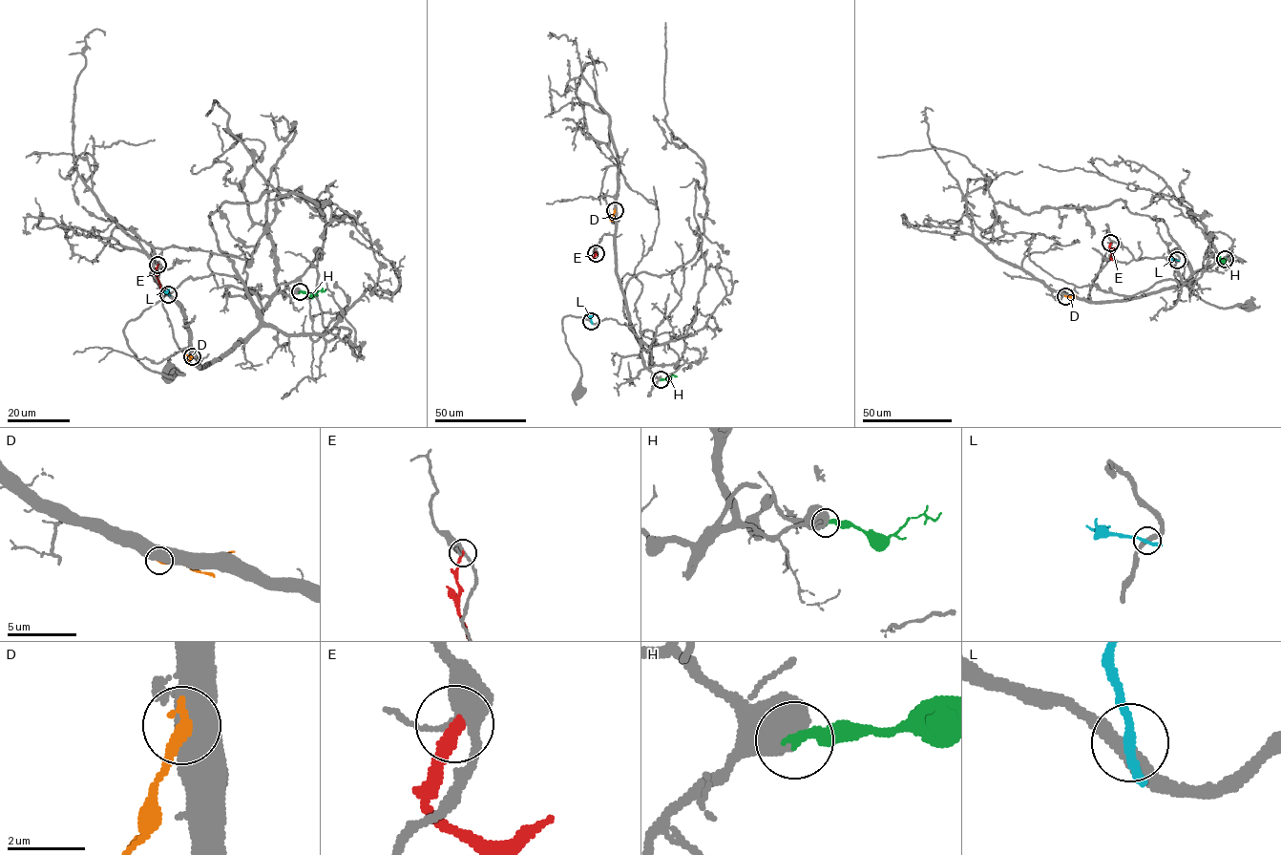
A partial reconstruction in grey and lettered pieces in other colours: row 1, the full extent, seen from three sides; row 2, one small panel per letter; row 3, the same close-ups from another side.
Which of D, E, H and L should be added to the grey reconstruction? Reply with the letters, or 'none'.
H

